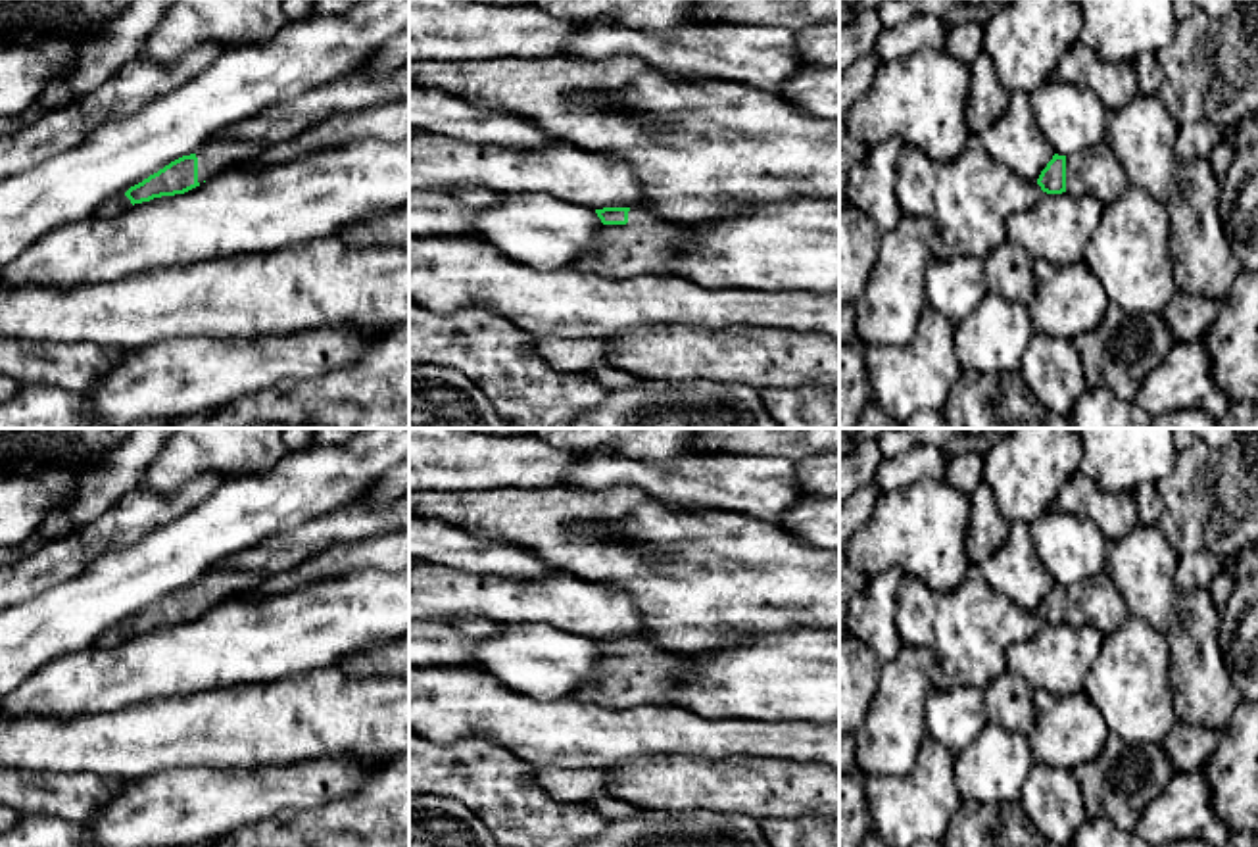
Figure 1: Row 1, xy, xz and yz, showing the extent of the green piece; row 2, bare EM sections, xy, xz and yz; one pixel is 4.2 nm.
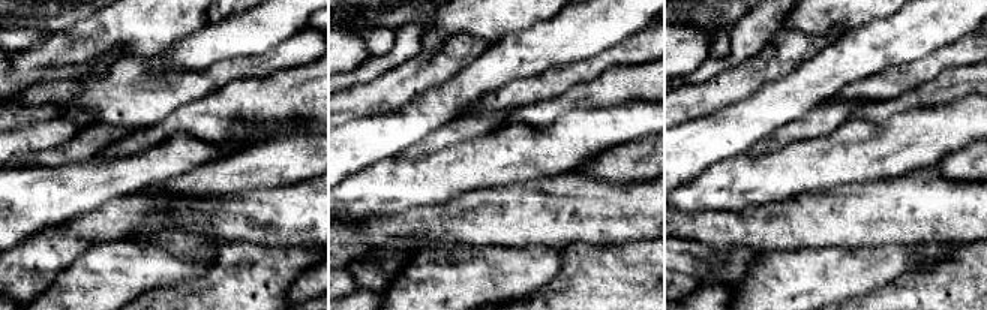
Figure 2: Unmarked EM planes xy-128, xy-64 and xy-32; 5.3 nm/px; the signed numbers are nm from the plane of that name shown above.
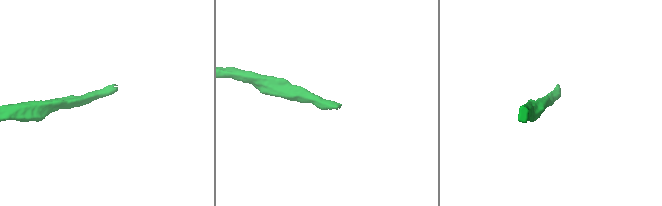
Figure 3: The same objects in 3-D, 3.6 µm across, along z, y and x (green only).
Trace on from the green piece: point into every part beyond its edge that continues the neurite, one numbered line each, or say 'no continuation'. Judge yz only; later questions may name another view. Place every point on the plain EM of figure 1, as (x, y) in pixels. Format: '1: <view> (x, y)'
1: yz (1097, 602)

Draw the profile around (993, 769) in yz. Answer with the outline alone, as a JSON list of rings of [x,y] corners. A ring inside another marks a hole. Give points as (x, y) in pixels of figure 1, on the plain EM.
[[[985,724],[981,734],[955,755],[955,782],[964,803],[1008,805],[1033,770],[1035,757],[1028,736]]]

